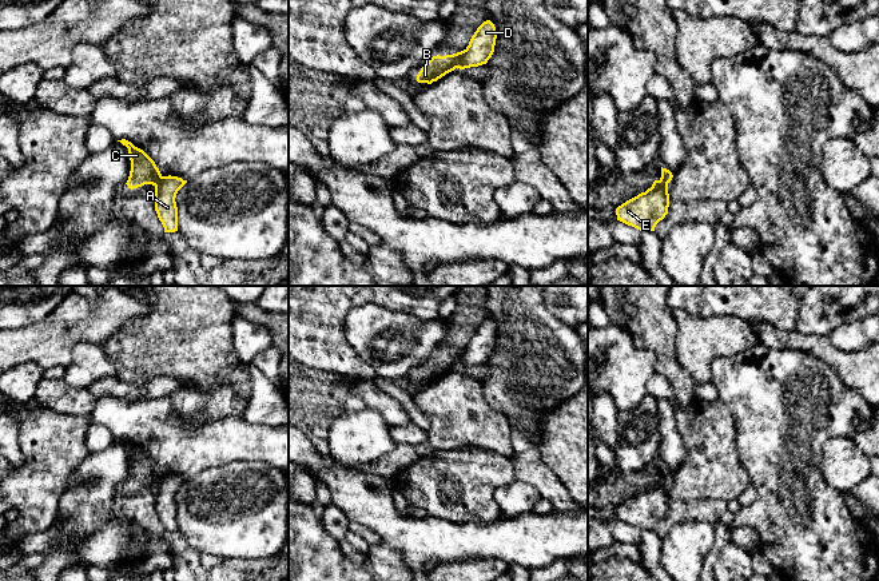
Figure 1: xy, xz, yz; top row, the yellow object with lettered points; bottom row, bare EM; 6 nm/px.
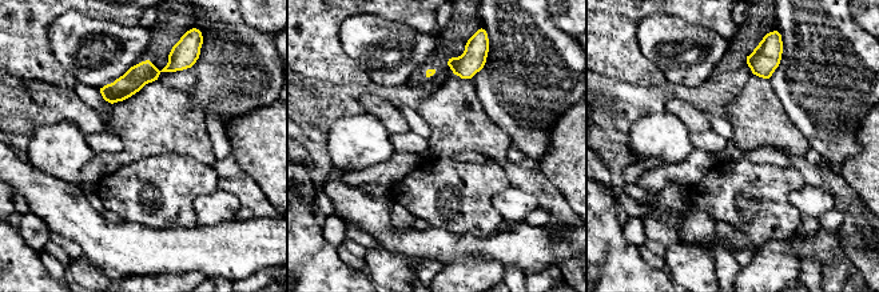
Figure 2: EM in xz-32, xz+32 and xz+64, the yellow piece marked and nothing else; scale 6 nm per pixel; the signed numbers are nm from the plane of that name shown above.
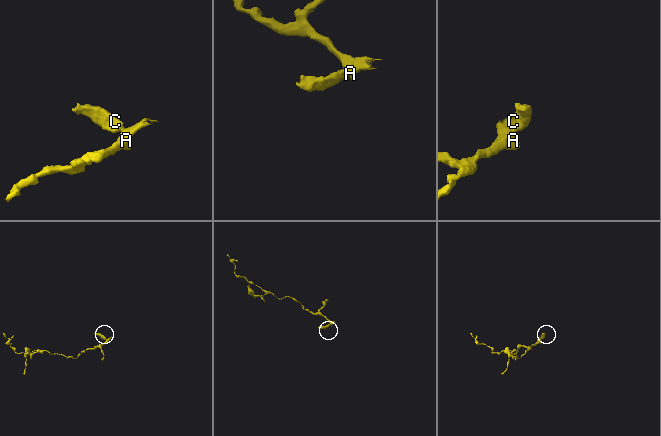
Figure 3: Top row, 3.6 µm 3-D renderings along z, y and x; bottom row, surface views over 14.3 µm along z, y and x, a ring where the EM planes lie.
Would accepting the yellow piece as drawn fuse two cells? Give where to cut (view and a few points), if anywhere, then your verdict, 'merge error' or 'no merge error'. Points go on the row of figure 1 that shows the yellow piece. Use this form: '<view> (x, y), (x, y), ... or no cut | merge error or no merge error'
xz (449, 55), (458, 67) | merge error

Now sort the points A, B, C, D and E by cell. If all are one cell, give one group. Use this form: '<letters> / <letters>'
A D E / B C

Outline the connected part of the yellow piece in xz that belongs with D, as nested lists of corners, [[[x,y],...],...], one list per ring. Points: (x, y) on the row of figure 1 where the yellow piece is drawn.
[[[486,20],[477,28],[469,45],[450,56],[456,60],[460,69],[486,64],[494,52],[496,39],[496,27],[490,20]]]

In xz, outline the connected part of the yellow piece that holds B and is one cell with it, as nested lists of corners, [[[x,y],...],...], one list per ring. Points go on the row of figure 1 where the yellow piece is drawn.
[[[450,55],[433,56],[418,72],[417,81],[431,84],[456,68],[458,65]]]

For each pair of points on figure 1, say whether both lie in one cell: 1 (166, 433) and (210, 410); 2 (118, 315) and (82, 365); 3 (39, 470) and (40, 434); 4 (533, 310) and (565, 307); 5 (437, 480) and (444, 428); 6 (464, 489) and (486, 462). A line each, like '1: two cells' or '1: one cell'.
1: two cells
2: two cells
3: one cell
4: two cells
5: two cells
6: one cell

